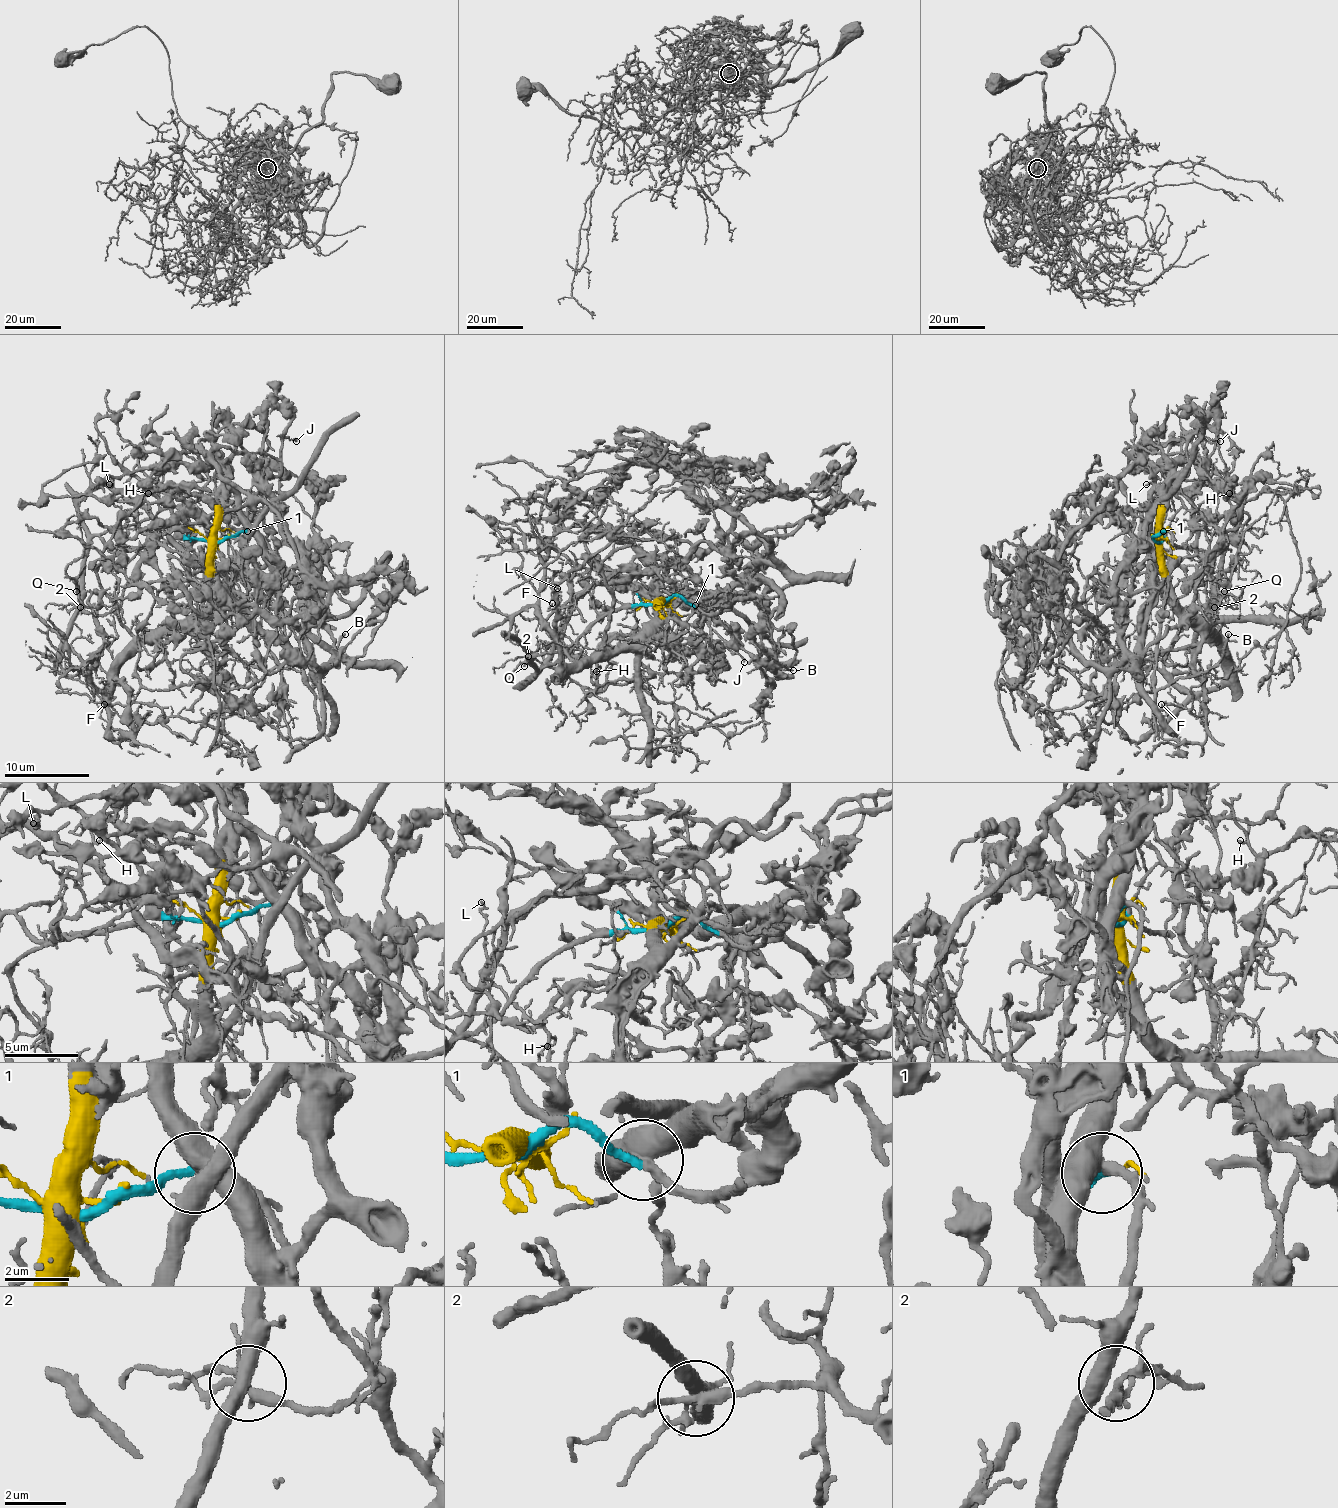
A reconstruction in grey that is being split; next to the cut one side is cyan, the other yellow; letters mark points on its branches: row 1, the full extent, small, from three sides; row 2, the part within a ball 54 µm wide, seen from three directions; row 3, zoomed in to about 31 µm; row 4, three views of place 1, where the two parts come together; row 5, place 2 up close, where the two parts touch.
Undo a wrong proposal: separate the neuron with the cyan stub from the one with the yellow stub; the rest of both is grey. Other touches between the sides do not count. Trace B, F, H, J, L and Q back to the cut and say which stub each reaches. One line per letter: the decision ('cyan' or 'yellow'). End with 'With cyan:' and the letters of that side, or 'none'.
B: cyan
F: yellow
H: yellow
J: yellow
L: cyan
Q: yellow
With cyan: B, L

